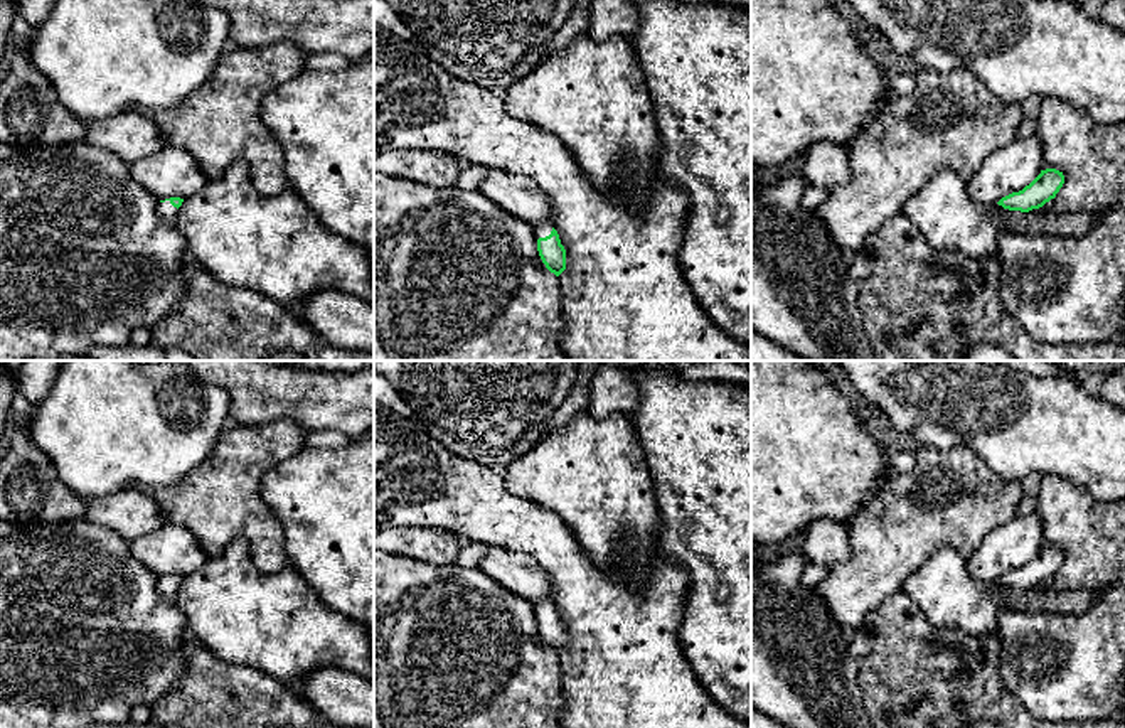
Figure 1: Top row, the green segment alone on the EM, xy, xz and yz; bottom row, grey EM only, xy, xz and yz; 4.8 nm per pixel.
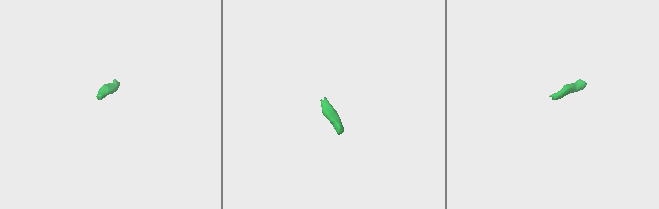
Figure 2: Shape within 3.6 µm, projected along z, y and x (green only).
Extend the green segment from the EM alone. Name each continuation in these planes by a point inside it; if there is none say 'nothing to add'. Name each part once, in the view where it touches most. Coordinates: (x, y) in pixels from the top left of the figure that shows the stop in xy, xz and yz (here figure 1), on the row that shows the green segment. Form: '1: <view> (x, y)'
1: xy (165, 209)

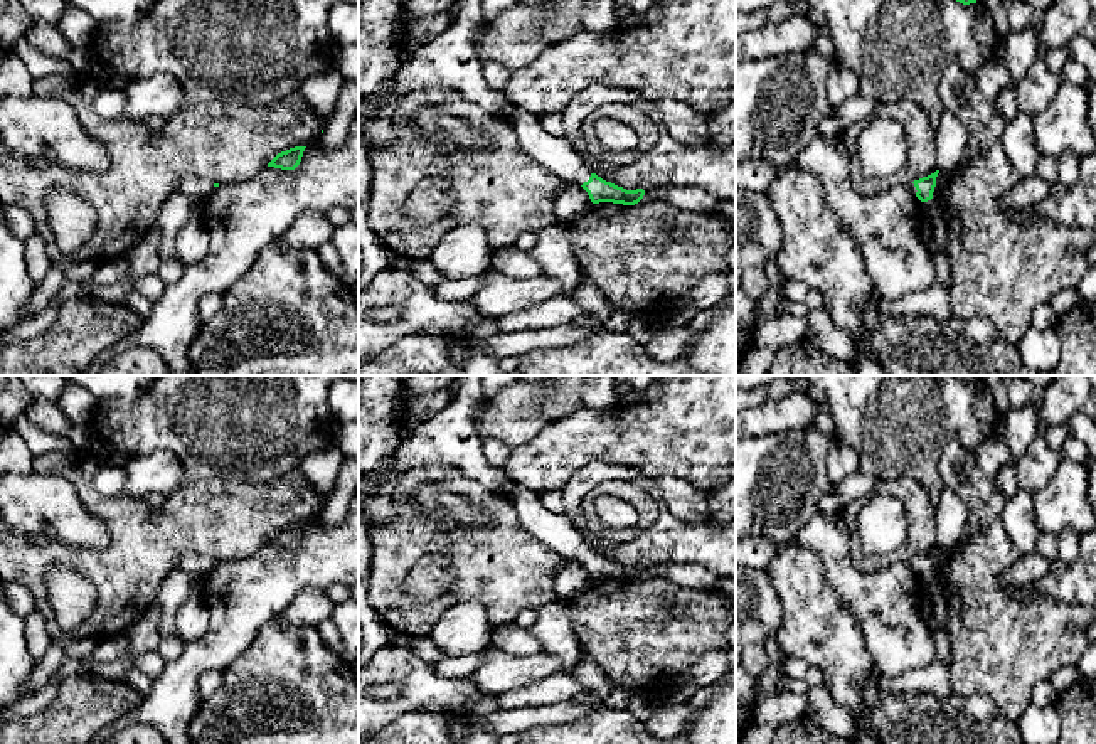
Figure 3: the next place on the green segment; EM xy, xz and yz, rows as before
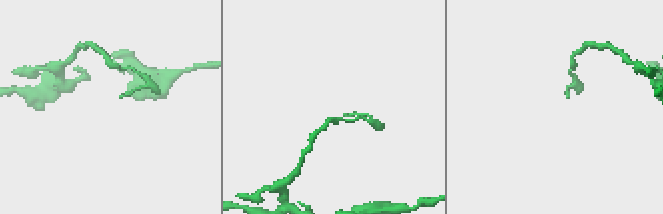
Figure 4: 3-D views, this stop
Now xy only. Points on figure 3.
nothing to add

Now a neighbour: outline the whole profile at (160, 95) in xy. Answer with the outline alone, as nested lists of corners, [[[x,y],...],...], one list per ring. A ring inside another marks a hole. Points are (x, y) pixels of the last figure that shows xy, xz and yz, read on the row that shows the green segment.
[[[167,72],[130,79],[121,86],[125,113],[130,121],[143,121],[150,114],[163,118],[184,108],[184,91],[177,79]]]

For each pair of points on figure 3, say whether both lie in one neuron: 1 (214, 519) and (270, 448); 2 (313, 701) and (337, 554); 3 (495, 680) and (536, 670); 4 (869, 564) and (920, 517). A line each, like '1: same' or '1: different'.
1: different
2: different
3: same
4: same

